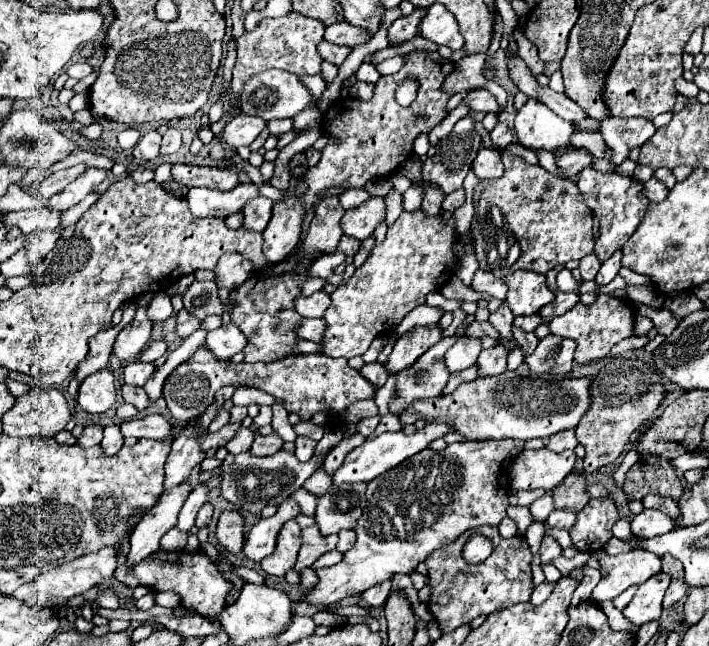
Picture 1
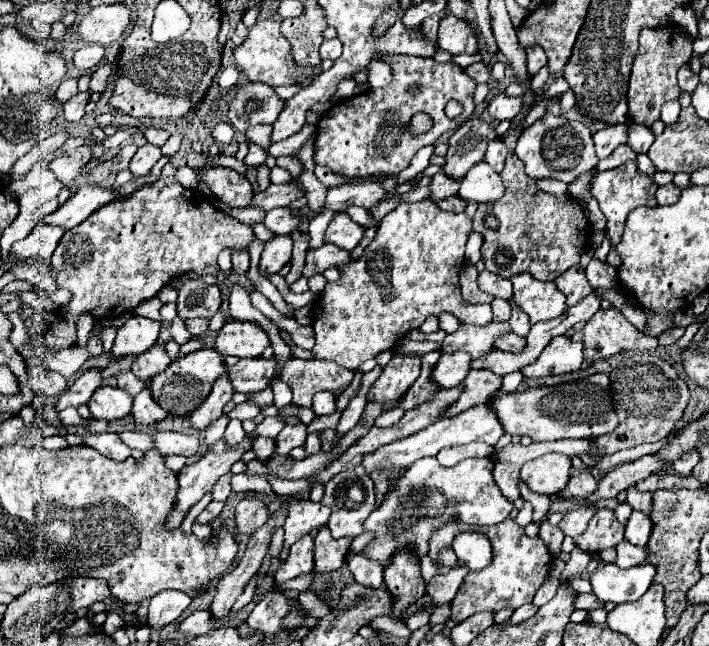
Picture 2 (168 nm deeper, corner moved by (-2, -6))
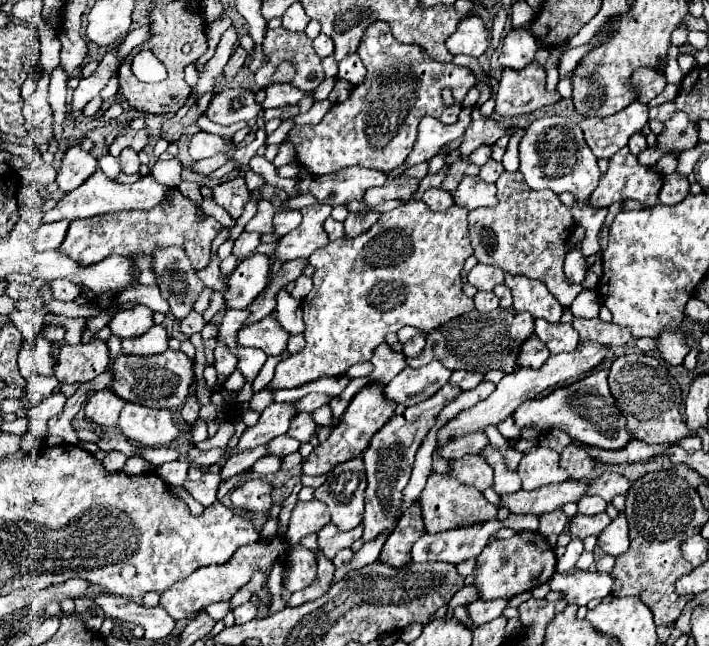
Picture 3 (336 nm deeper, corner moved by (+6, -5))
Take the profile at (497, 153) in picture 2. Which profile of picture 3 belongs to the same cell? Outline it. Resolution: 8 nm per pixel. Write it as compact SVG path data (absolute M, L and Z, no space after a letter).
M488 159L488 163L484 167L480 167L480 179L486 183L496 183L496 179L504 173L502 163L496 163L492 159Z

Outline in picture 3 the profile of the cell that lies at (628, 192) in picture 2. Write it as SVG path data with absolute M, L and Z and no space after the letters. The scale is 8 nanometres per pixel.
M624 147L622 151L618 151L612 159L610 159L610 167L608 171L600 177L600 185L596 187L596 191L590 195L590 201L594 207L610 207L612 203L620 201L620 199L634 199L640 201L642 205L654 207L658 203L658 193L664 185L664 175L658 173L654 167L644 167L638 163L638 157L630 153L628 147Z

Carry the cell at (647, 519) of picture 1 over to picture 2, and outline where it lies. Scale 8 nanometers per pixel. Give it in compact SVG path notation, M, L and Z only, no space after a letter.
M632 512L630 520L626 524L624 538L630 540L636 546L646 546L648 540L650 540L652 528L654 528L654 524L652 524L652 520L648 516L644 516L642 512Z

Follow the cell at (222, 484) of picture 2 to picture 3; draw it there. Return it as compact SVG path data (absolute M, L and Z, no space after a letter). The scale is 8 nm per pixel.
M258 445L258 447L244 449L244 451L240 451L238 455L230 457L230 459L226 461L226 465L224 465L222 471L220 471L220 477L222 477L222 479L228 479L228 477L232 477L232 475L236 475L236 473L240 473L240 471L246 471L246 469L250 469L260 457L264 457L264 455L268 455L268 445Z

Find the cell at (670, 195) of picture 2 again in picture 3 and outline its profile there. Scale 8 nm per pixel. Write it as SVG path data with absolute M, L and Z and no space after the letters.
M672 173L672 175L666 177L664 187L662 187L662 191L660 191L658 197L660 197L660 203L664 203L664 205L676 205L676 203L680 203L688 193L690 193L690 183L688 183L686 175L682 175L682 173Z

